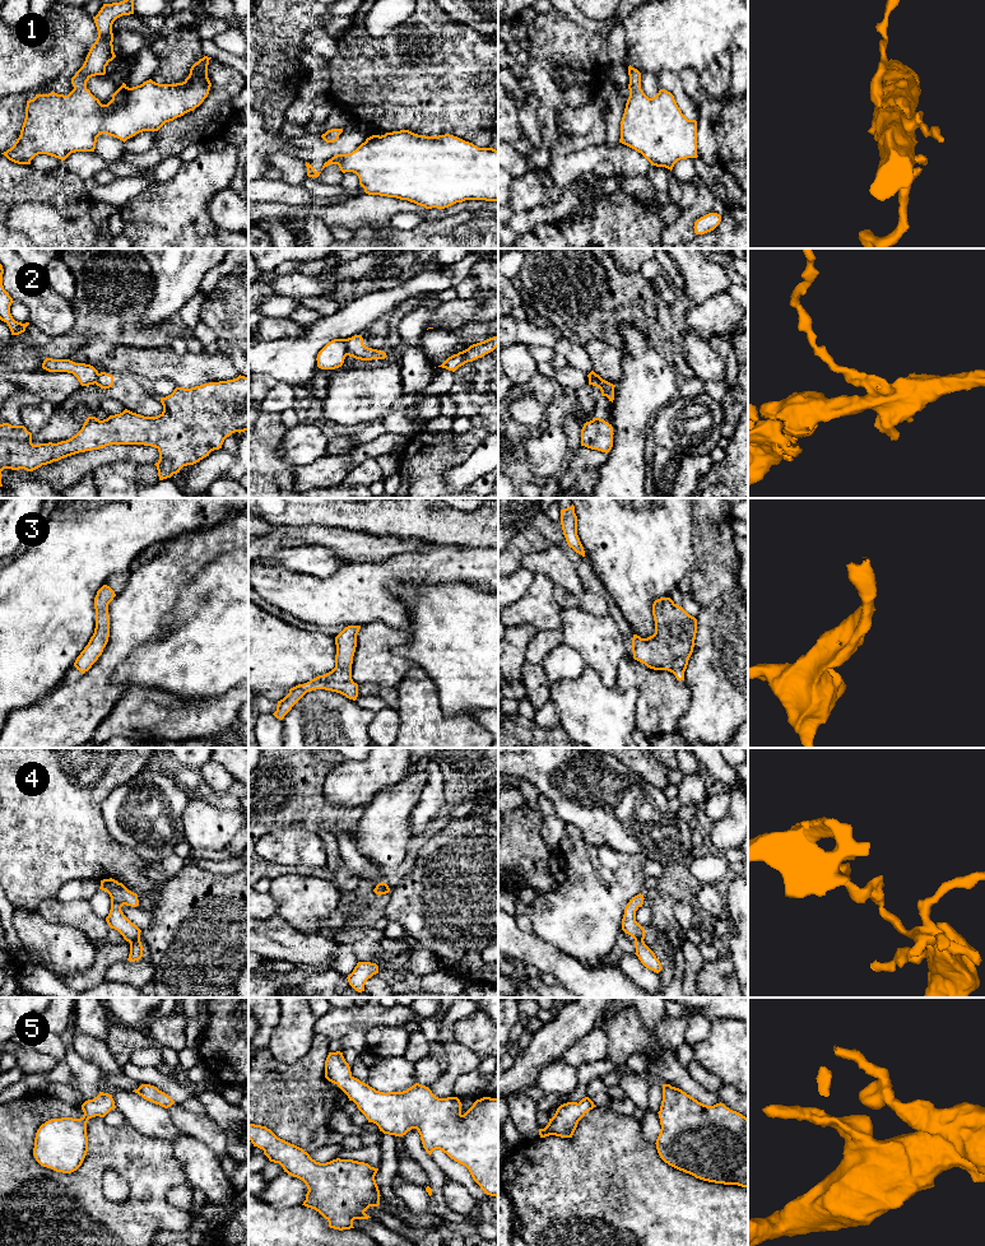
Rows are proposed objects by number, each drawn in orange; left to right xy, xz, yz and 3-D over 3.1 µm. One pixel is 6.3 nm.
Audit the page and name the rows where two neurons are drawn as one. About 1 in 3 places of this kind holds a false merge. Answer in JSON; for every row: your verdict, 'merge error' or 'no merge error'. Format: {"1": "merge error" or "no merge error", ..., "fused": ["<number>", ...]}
{"1": "no merge error", "2": "merge error", "3": "no merge error", "4": "merge error", "5": "no merge error", "fused": ["2", "4"]}

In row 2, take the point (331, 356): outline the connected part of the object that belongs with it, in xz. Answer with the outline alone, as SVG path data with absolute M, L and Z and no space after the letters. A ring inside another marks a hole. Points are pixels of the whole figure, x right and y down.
M347 339L329 341L317 354L317 367L321 369L335 369L343 366L347 357Z

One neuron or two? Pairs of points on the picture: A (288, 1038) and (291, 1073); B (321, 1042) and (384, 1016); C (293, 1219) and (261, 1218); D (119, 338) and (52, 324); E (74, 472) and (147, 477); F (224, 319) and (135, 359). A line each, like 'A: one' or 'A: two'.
A: two
B: two
C: one
D: two
E: two
F: two

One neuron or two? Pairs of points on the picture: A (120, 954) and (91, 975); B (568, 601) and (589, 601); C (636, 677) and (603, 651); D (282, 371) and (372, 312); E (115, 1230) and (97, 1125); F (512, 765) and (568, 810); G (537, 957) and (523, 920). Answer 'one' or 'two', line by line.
A: one
B: one
C: two
D: one
E: one
F: one
G: two

